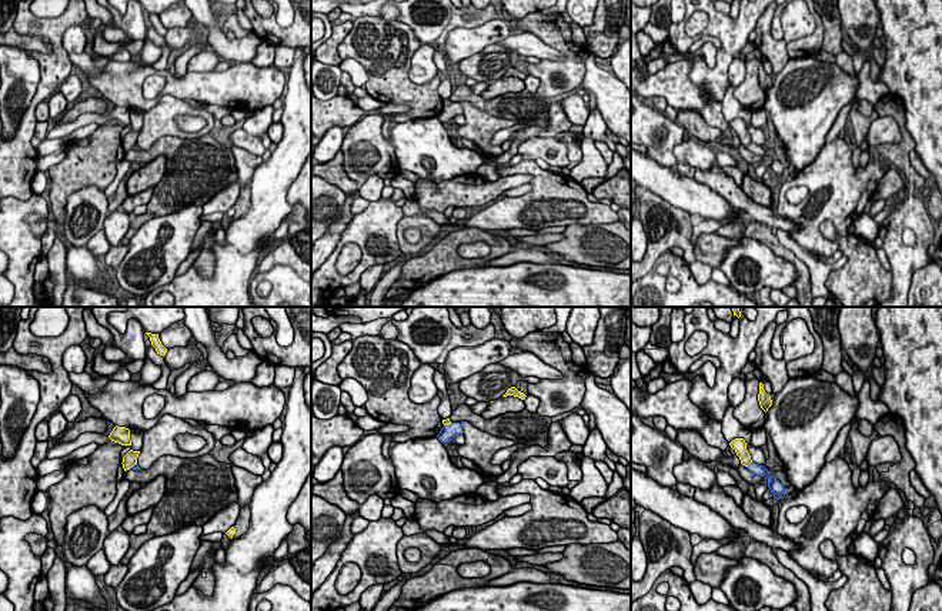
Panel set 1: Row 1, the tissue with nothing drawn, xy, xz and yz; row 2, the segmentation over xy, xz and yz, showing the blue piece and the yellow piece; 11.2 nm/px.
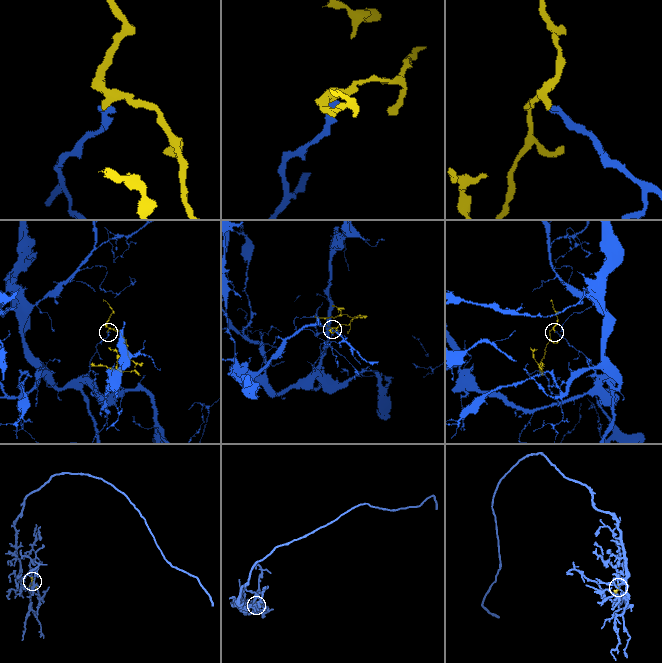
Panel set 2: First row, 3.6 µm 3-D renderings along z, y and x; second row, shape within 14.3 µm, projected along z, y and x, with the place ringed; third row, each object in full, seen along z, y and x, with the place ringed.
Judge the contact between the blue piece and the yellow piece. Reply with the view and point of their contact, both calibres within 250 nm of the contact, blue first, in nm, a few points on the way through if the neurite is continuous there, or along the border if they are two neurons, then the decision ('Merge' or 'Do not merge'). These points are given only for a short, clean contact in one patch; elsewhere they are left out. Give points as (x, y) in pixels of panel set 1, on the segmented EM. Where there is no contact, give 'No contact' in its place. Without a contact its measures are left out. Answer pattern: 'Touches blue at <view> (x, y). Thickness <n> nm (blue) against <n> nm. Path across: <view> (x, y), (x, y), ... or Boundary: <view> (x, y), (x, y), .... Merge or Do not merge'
Touches blue at yz (750, 464). Thickness 120 nm (blue) against 160 nm. Boundary: yz (751, 461), (747, 467). Do not merge

